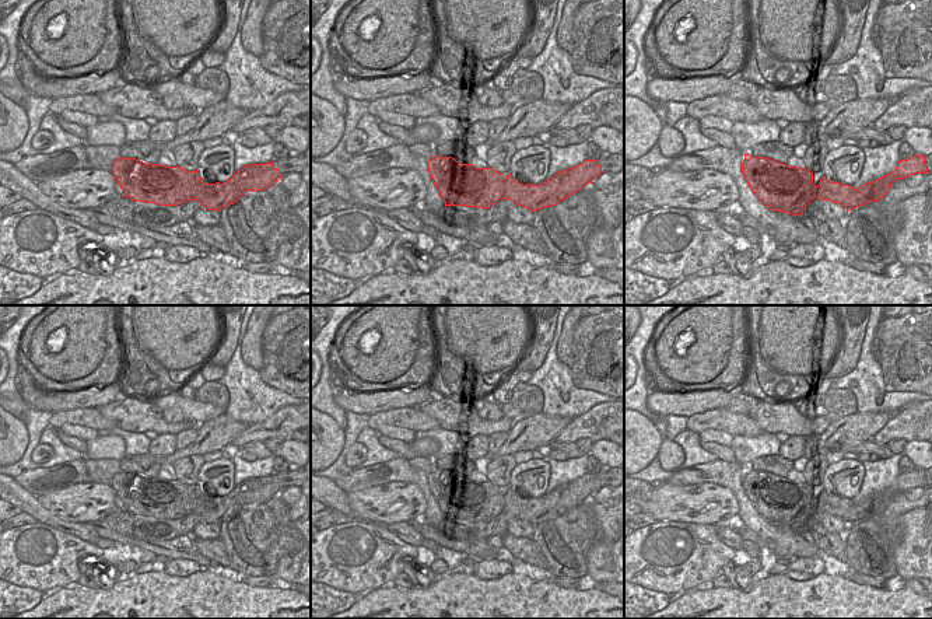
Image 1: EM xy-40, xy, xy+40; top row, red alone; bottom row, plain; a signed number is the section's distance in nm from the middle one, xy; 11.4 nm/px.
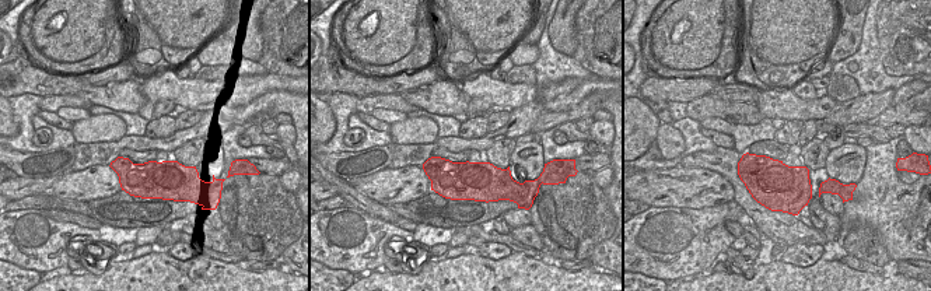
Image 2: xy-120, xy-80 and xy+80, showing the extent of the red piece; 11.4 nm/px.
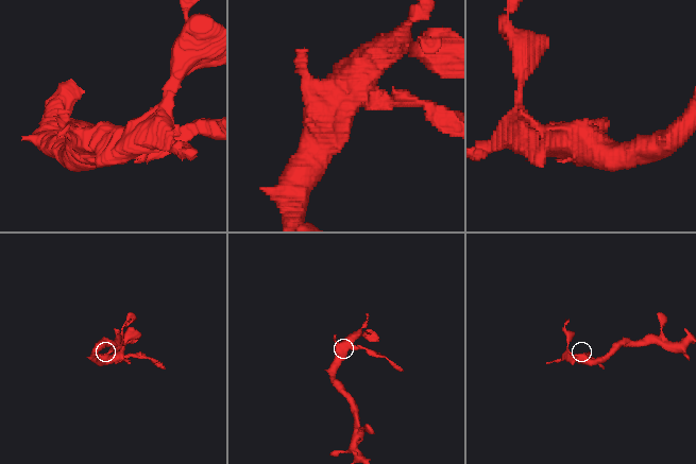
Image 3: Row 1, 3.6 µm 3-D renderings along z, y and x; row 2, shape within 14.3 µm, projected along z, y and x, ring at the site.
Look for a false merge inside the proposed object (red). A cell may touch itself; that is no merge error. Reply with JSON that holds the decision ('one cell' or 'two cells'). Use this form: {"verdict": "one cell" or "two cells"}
{"verdict": "two cells"}

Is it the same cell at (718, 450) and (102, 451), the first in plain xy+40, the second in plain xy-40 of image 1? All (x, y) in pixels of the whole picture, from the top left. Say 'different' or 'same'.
different

